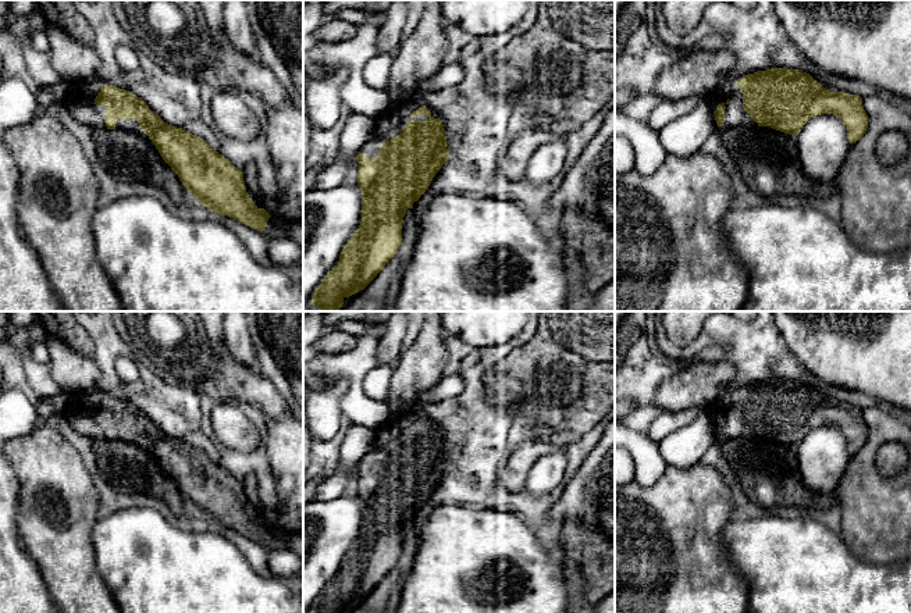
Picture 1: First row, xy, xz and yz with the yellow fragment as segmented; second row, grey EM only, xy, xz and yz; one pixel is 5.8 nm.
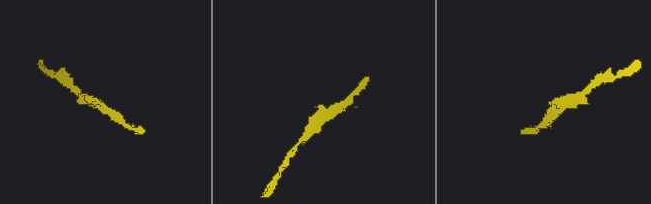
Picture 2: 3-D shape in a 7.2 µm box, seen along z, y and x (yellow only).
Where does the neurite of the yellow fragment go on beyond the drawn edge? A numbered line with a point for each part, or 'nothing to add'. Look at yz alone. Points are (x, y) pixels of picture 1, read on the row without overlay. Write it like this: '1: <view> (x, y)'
1: yz (736, 431)

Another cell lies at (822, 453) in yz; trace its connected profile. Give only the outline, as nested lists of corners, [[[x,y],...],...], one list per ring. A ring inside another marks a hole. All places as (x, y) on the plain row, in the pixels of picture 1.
[[[833,425],[812,428],[797,450],[803,484],[815,492],[835,492],[851,459],[843,432]]]

